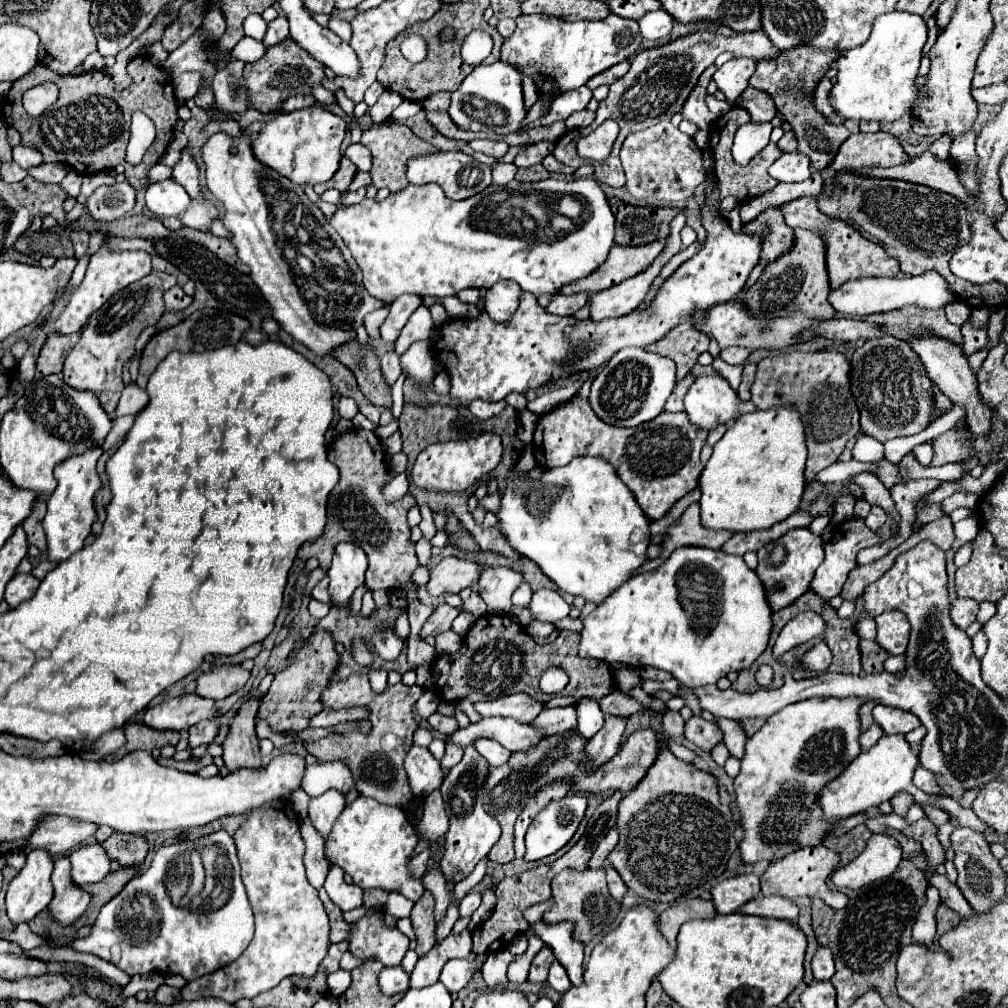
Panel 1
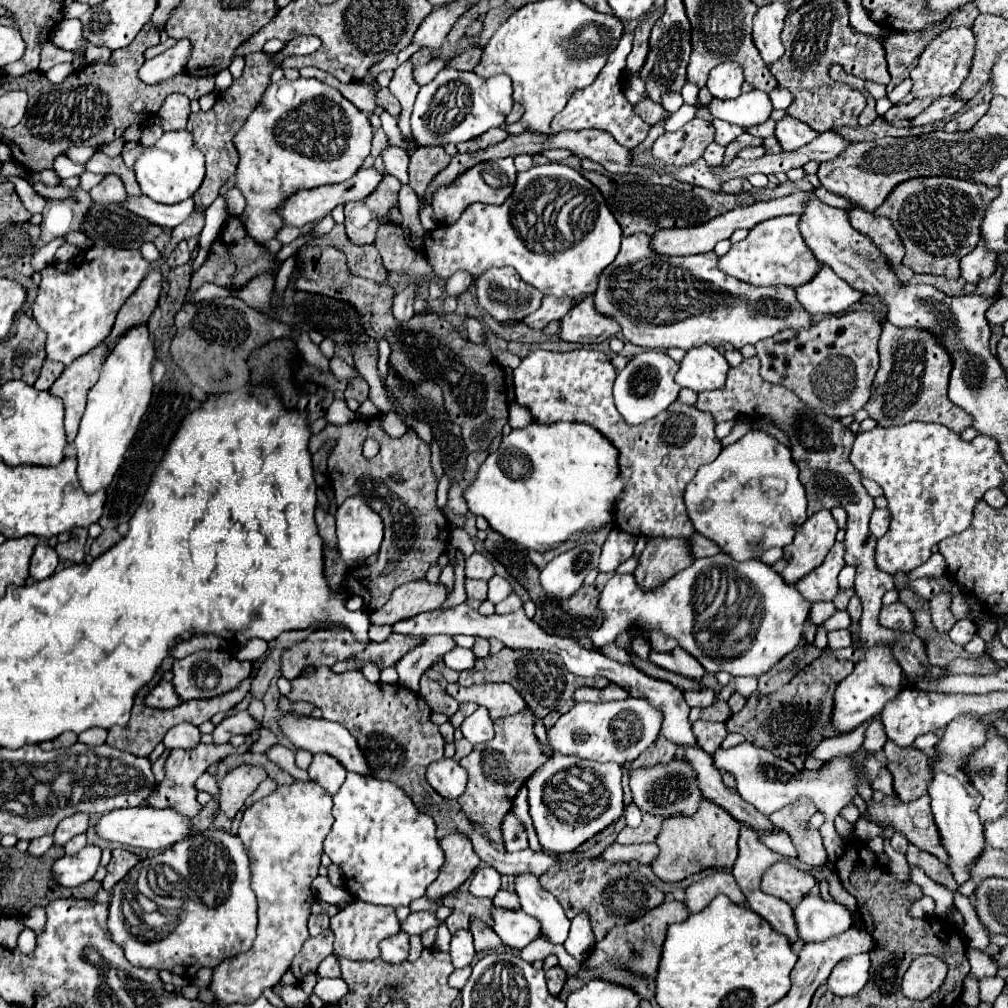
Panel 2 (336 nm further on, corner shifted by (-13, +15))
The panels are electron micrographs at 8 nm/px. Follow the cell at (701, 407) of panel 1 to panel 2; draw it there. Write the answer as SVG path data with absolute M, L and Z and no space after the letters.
M702 344L686 352L684 360L680 362L676 382L684 388L692 388L694 392L718 390L724 386L728 370L730 364L718 350Z

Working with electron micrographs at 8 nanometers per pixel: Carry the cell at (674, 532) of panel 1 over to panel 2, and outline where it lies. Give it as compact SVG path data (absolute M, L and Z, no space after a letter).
M648 538L644 552L638 556L634 578L642 588L654 588L662 580L684 570L692 558L692 546L688 538Z

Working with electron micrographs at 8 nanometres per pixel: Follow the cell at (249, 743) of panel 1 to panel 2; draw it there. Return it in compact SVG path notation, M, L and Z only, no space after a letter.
M242 764L232 768L220 782L220 808L228 818L234 818L236 812L244 806L246 798L258 788L260 782L268 778L268 772L260 766Z

